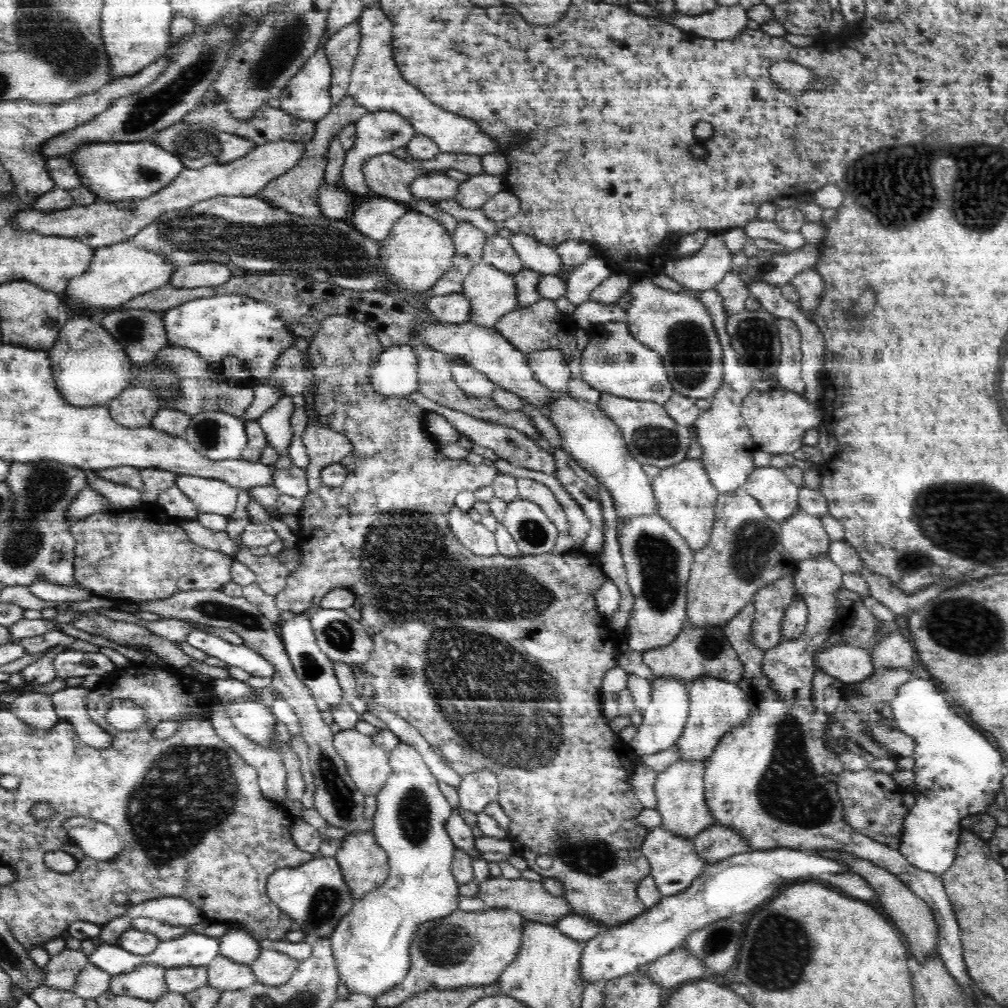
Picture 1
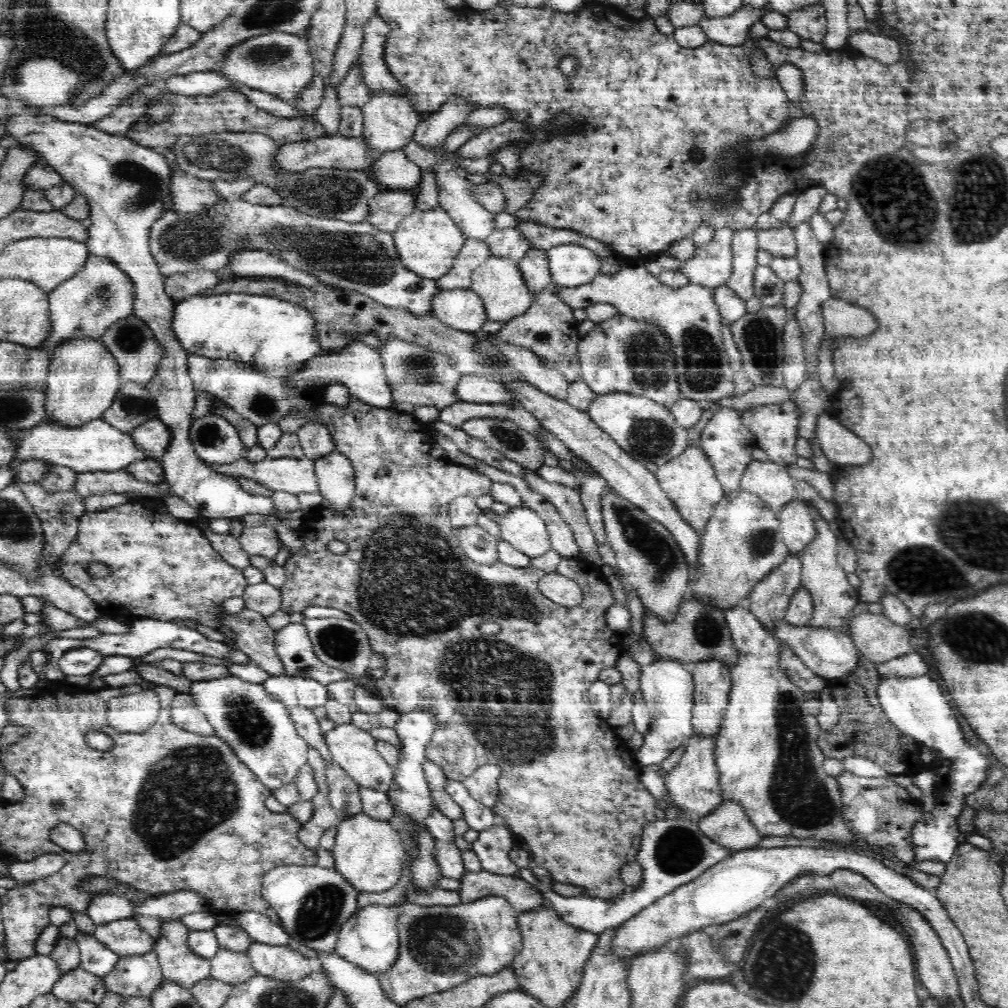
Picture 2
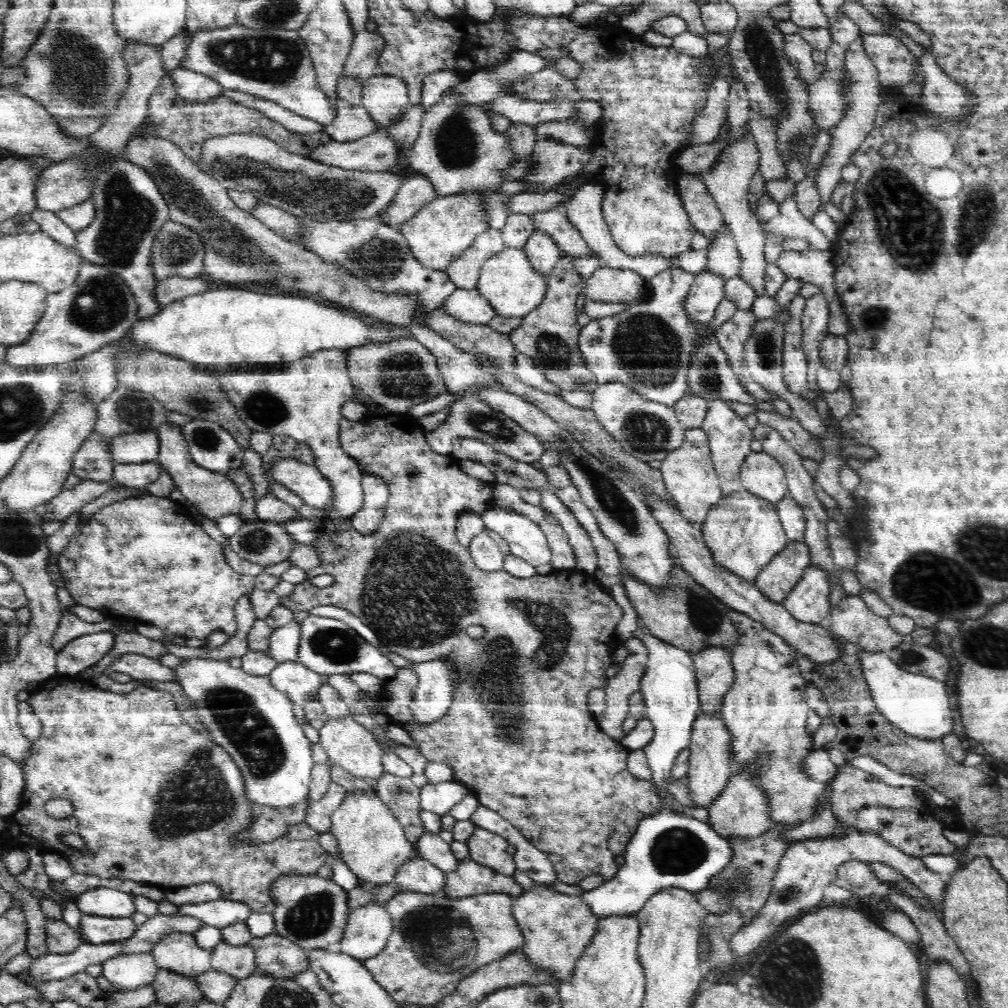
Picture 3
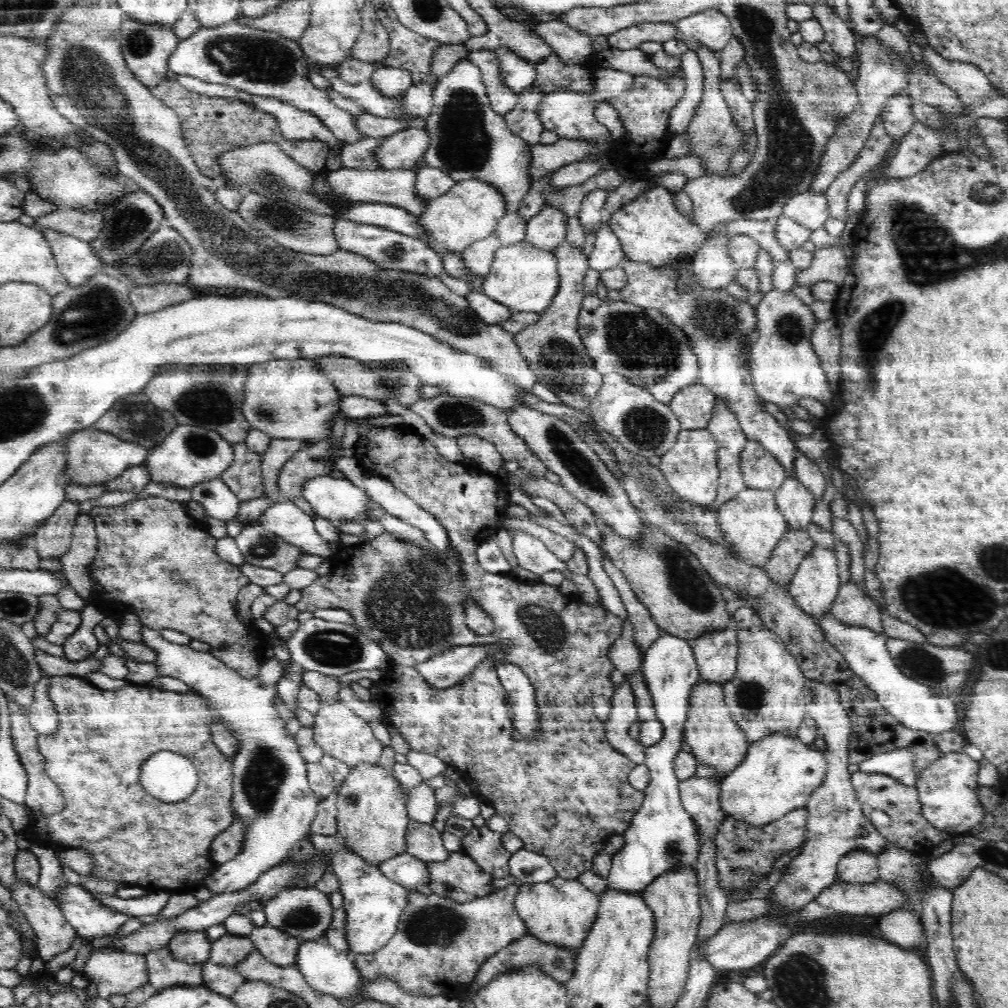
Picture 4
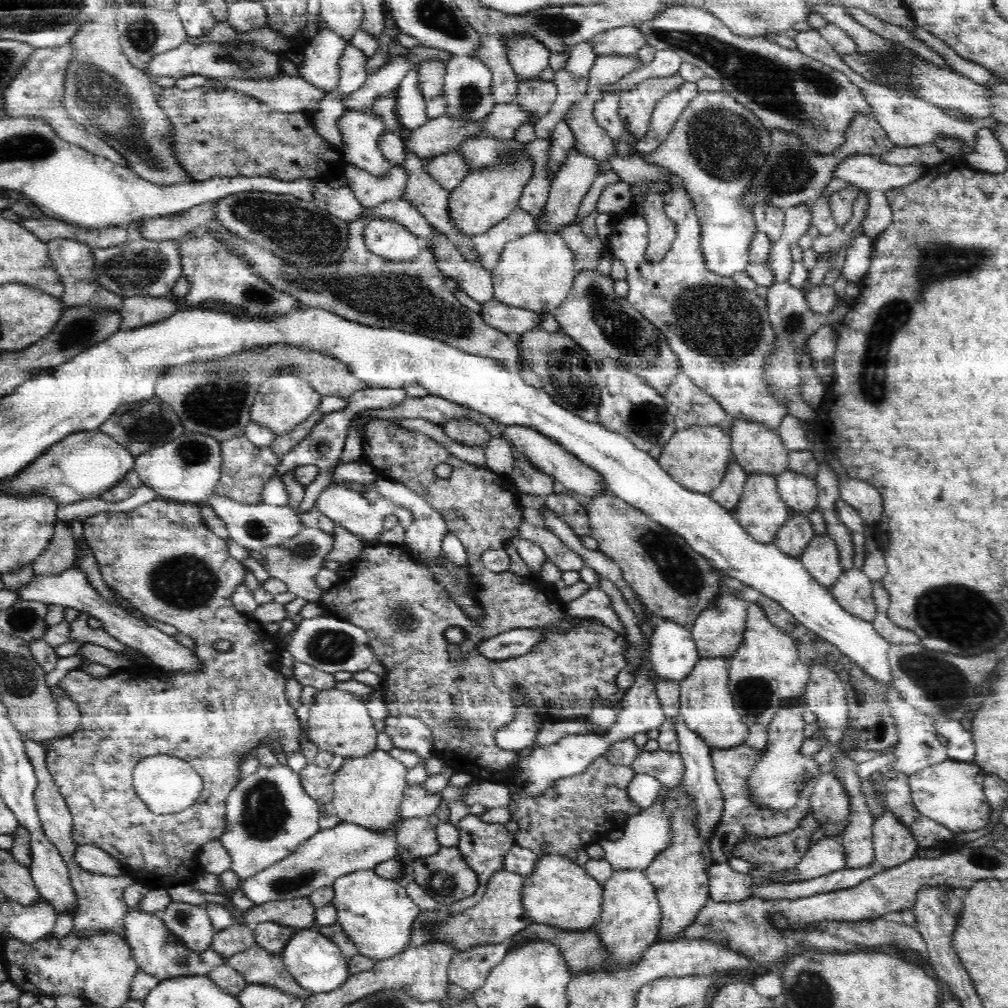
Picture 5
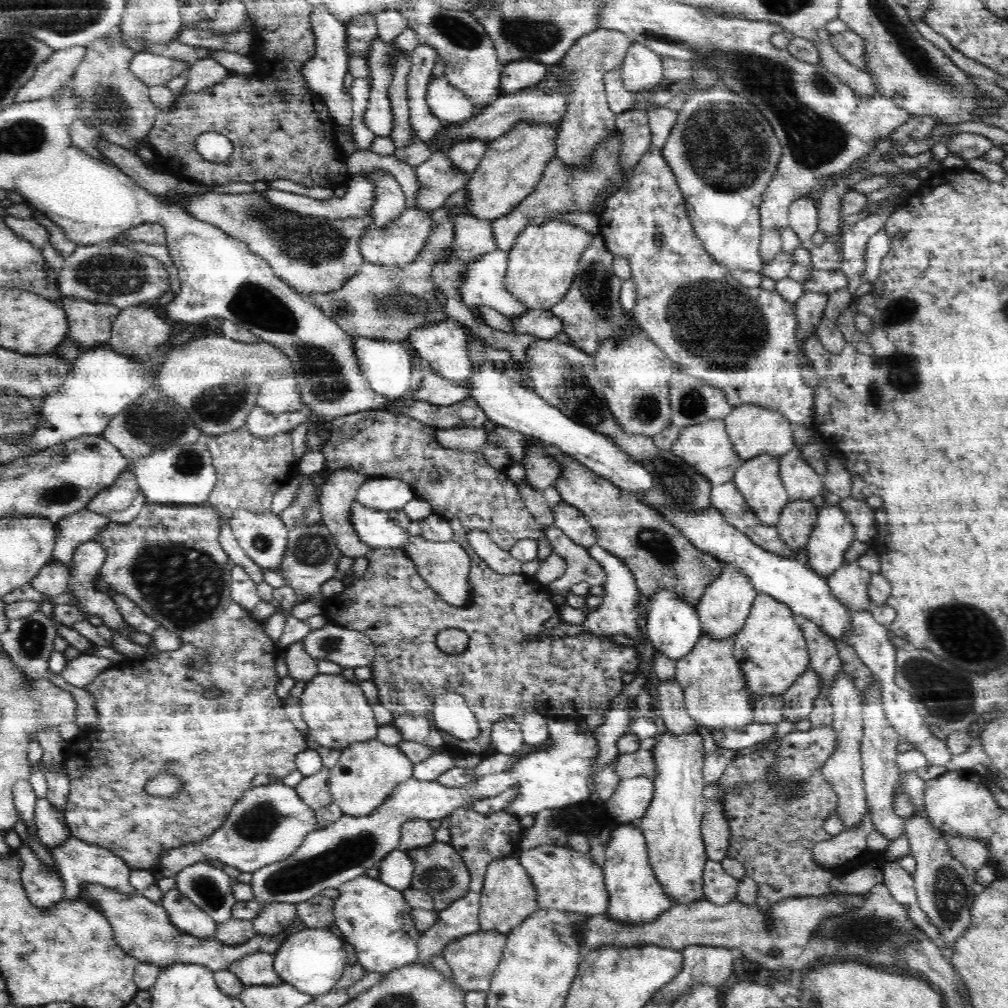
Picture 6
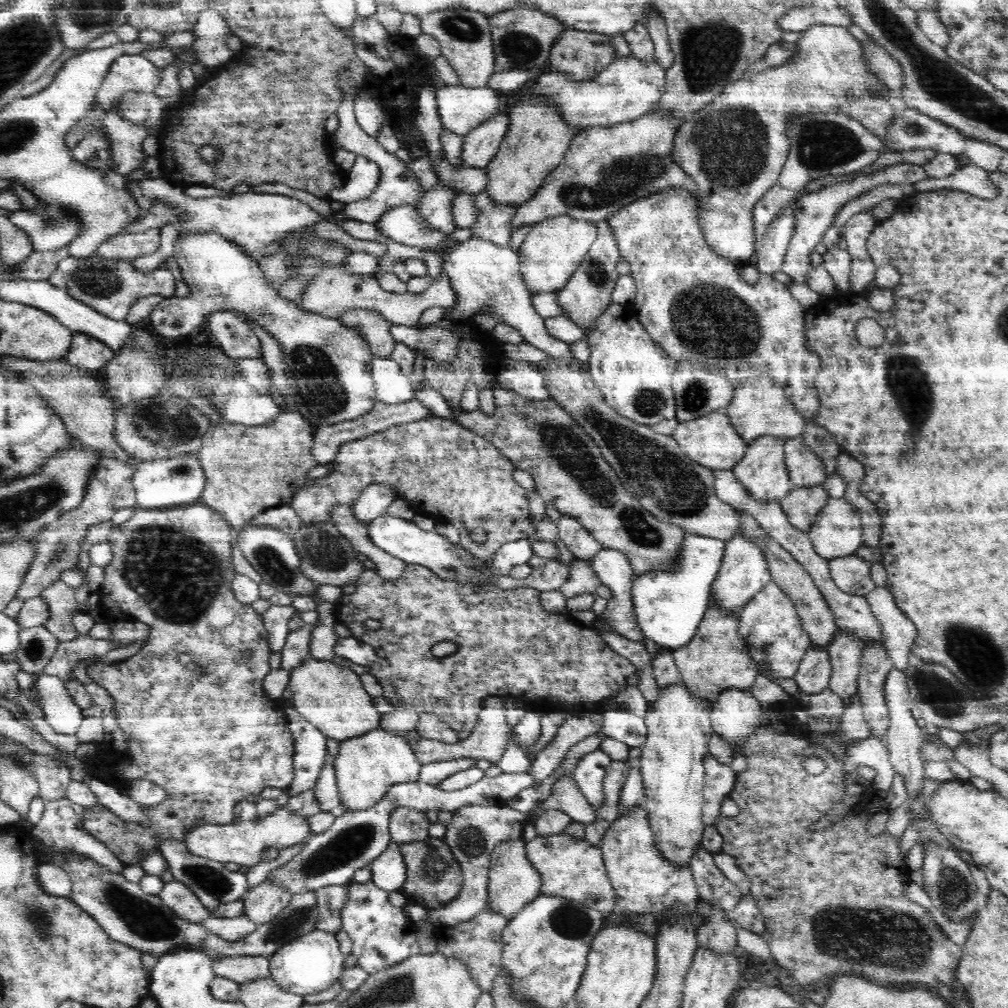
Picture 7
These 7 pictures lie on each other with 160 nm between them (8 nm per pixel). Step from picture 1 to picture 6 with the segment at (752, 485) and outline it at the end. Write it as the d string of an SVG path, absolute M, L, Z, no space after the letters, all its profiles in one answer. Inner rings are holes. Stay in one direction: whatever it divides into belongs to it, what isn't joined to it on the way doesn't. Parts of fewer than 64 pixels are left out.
M742 404L733 408L723 419L734 451L744 461L764 453L782 458L794 447L792 423L778 411L761 408L756 404Z

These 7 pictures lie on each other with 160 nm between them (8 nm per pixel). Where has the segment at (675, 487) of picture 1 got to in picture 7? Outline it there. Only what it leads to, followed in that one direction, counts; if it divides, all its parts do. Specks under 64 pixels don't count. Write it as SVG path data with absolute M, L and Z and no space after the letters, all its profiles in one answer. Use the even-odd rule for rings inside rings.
M714 411L706 416L688 421L679 422L672 436L678 441L680 449L694 462L715 470L730 470L744 456L747 445L730 423L728 415L724 411Z

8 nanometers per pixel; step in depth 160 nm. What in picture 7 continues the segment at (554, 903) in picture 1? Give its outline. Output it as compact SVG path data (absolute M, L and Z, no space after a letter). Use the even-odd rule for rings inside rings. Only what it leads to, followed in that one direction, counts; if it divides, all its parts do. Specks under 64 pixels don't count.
M428 837L423 841L398 843L406 865L406 882L400 893L408 902L425 908L454 901L464 886L463 872L444 839Z

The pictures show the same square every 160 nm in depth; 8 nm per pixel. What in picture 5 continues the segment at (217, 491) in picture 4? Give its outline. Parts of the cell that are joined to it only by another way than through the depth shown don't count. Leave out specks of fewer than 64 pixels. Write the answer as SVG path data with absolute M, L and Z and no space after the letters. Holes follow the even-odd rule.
M215 492L208 496L206 503L212 505L218 517L226 523L229 538L247 550L262 550L268 546L278 546L304 529L299 515L288 505L274 506L264 502L240 503L226 496L216 496Z

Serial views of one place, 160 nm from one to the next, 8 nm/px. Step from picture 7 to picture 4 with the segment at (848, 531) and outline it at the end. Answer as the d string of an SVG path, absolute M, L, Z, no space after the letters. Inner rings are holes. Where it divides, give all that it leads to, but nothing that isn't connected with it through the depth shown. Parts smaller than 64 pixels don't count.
M815 545L802 559L792 580L788 584L787 590L790 593L790 597L792 597L792 601L798 604L802 611L807 612L811 617L817 616L817 618L822 618L826 611L832 610L832 603L838 594L841 584L834 550Z

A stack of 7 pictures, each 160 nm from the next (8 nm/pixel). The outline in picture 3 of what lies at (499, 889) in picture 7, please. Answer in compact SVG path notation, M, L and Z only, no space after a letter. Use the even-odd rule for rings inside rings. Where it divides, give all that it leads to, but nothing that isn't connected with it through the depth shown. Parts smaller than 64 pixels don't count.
M413 891L398 892L383 906L390 913L393 933L385 949L375 957L367 958L363 965L374 980L401 1004L434 1005L448 996L470 974L504 958L524 944L524 935L513 917L513 900L506 893L477 894L451 899L442 894L422 894Z

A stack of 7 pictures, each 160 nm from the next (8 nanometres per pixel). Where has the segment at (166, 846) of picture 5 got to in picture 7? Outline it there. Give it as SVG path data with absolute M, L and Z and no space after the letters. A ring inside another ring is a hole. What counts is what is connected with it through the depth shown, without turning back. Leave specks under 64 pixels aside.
M184 504L176 507L164 507L156 509L136 508L135 514L120 525L113 525L110 536L107 540L113 552L113 559L109 565L105 566L103 586L99 593L104 594L100 602L106 608L114 608L118 612L132 614L138 622L142 622L150 627L150 636L140 651L126 661L115 663L102 663L97 661L86 668L87 674L93 683L100 686L107 692L107 696L114 699L114 713L120 730L128 736L128 746L124 751L114 751L112 747L100 743L100 750L94 758L89 761L82 761L86 766L86 774L98 775L102 779L110 780L127 786L128 782L136 779L146 779L156 783L158 786L168 791L168 798L164 802L154 804L154 806L143 806L142 809L148 813L150 822L146 826L141 826L137 822L126 822L114 816L106 806L97 802L96 808L84 807L84 829L90 832L100 842L103 842L114 854L124 863L138 865L141 856L148 851L157 850L157 846L166 839L178 839L185 837L186 831L200 823L230 824L236 819L234 817L234 806L243 800L245 796L252 794L260 796L264 788L286 789L294 780L295 770L293 757L295 754L294 737L289 731L287 720L279 708L263 690L263 680L271 671L268 659L273 653L269 648L269 643L264 638L264 622L258 612L254 611L250 605L246 605L236 599L231 582L237 573L232 560L232 544L234 543L234 530L230 523L222 516L221 512L203 504Z

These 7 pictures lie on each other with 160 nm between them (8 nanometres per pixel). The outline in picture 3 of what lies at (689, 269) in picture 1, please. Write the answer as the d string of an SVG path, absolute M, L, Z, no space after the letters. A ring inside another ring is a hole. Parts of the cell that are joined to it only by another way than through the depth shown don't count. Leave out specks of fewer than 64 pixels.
M719 230L719 234L708 245L706 270L728 280L738 276L741 270L741 256L736 247L735 236L731 232Z

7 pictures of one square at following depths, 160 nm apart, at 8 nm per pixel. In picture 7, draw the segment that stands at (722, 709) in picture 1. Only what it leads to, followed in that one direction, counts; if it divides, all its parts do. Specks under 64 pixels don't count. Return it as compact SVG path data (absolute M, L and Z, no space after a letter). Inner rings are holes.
M736 533L729 541L725 541L725 553L720 564L720 570L716 574L716 580L712 582L710 596L716 599L723 610L730 611L731 614L737 614L759 590L762 590L766 584L771 583L772 575L768 570L768 561L764 557L762 547L746 537L744 533Z

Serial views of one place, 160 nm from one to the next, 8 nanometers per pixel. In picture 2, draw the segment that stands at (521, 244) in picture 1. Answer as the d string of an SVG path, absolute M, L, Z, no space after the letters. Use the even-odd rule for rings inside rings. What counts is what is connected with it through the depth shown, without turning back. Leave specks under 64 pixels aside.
M560 244L546 250L554 284L577 287L601 273L601 260L590 249L574 244Z

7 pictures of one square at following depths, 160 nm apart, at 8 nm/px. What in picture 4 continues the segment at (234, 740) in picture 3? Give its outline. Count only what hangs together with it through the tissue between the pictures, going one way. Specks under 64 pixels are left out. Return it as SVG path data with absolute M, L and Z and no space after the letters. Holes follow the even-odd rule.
M144 627L142 630L145 646L156 651L155 665L160 677L172 677L188 685L191 691L200 693L210 701L212 713L218 722L222 722L229 730L235 732L240 742L238 754L231 762L233 771L232 783L232 808L235 816L241 818L246 825L243 843L240 852L230 861L218 865L204 880L202 886L209 889L213 895L224 894L224 892L236 892L256 882L255 880L270 867L282 863L292 848L296 848L306 836L312 832L312 820L318 814L318 803L320 799L312 792L307 770L307 761L302 758L298 751L298 744L292 735L286 733L286 722L279 719L279 714L273 705L278 698L278 683L285 674L285 666L278 659L270 658L260 668L259 676L254 679L240 677L239 673L230 669L221 660L209 654L209 652L198 652L189 646L173 644L165 640L161 630L153 630Z

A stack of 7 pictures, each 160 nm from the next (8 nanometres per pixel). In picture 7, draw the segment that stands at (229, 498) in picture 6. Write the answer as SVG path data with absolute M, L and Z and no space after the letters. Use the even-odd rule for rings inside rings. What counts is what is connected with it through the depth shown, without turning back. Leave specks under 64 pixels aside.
M282 411L278 418L262 426L246 426L224 421L218 424L212 423L202 436L202 444L197 452L206 479L200 500L222 513L233 528L234 535L239 535L242 526L252 522L252 518L260 511L290 505L292 498L310 481L308 477L310 468L318 464L311 451L315 431L315 427L293 411Z

